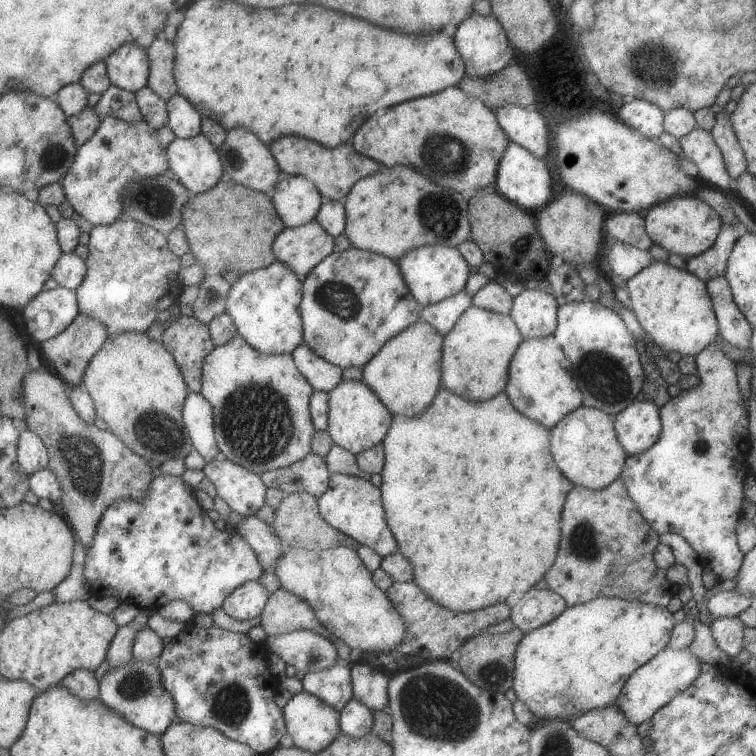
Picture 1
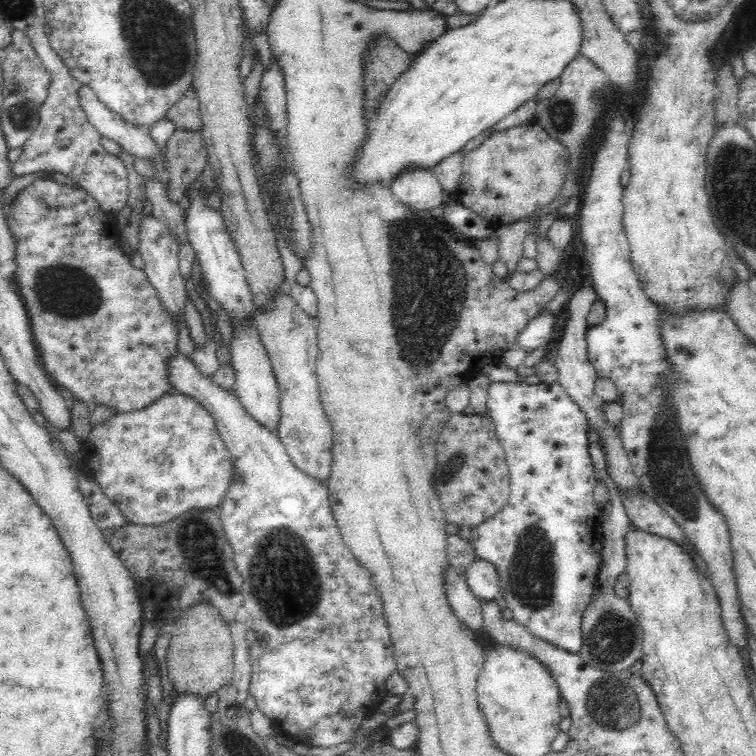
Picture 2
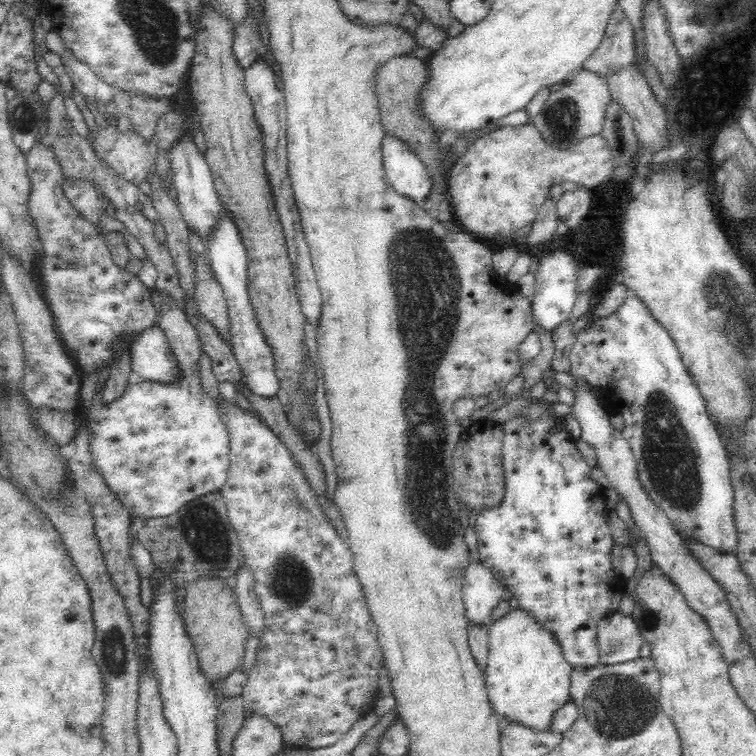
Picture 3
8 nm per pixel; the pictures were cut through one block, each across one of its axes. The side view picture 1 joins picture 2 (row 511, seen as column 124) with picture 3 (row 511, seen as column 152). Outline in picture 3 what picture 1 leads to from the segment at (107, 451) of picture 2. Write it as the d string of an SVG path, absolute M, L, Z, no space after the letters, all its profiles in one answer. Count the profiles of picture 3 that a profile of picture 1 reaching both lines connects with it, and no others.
M168 297L167 303L163 304L159 317L157 325L165 332L177 360L177 378L170 383L144 381L132 384L107 406L103 406L100 396L96 395L90 402L88 418L91 455L96 468L110 486L110 491L118 495L131 516L145 516L150 519L174 514L193 499L221 491L229 471L230 433L218 405L202 387L200 359L203 350L197 328L188 321L184 311L174 303L172 297Z

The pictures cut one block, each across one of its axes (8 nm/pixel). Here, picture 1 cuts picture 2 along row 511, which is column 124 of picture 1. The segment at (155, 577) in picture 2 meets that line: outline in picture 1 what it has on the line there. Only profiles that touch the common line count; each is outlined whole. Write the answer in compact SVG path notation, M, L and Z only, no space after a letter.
M169 173L159 176L147 176L135 182L129 182L121 188L121 216L129 217L166 235L181 223L181 207L189 200L191 193L176 181Z

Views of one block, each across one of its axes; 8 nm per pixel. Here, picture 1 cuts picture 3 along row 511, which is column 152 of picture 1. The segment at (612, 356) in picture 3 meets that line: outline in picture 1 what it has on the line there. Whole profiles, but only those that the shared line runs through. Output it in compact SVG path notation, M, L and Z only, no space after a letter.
M131 659L129 664L107 670L101 676L98 686L99 700L135 728L160 735L167 730L167 726L177 720L173 699L161 686L156 664L146 664Z

